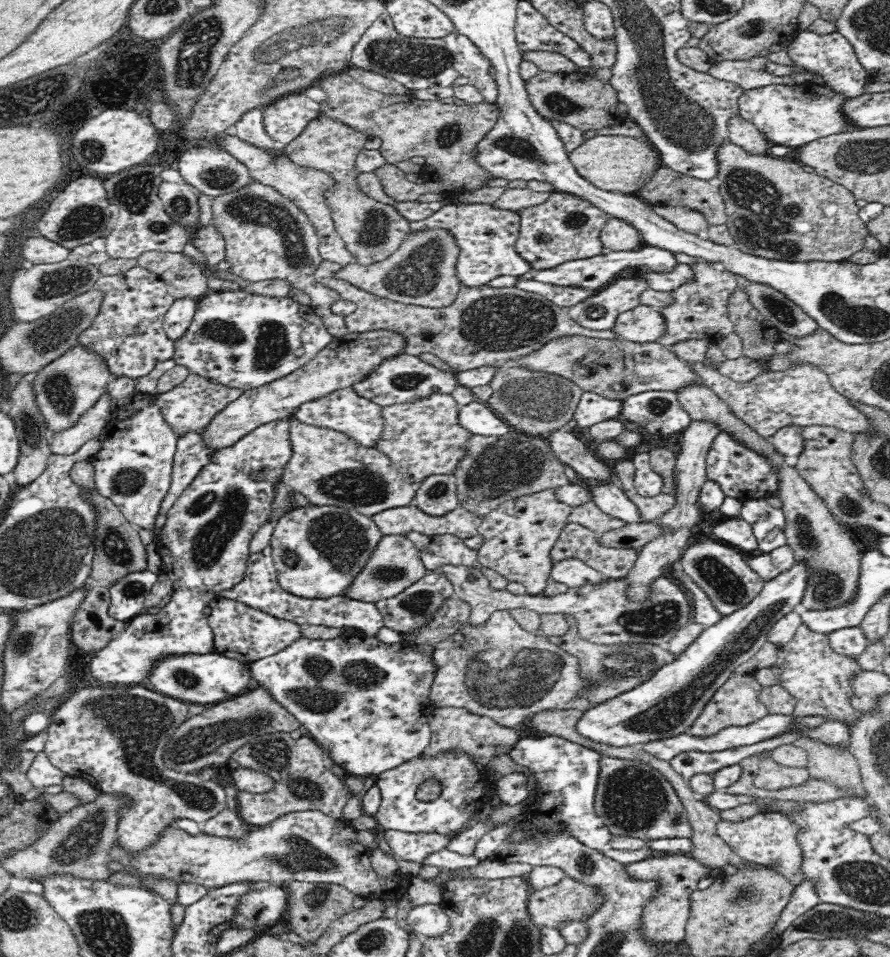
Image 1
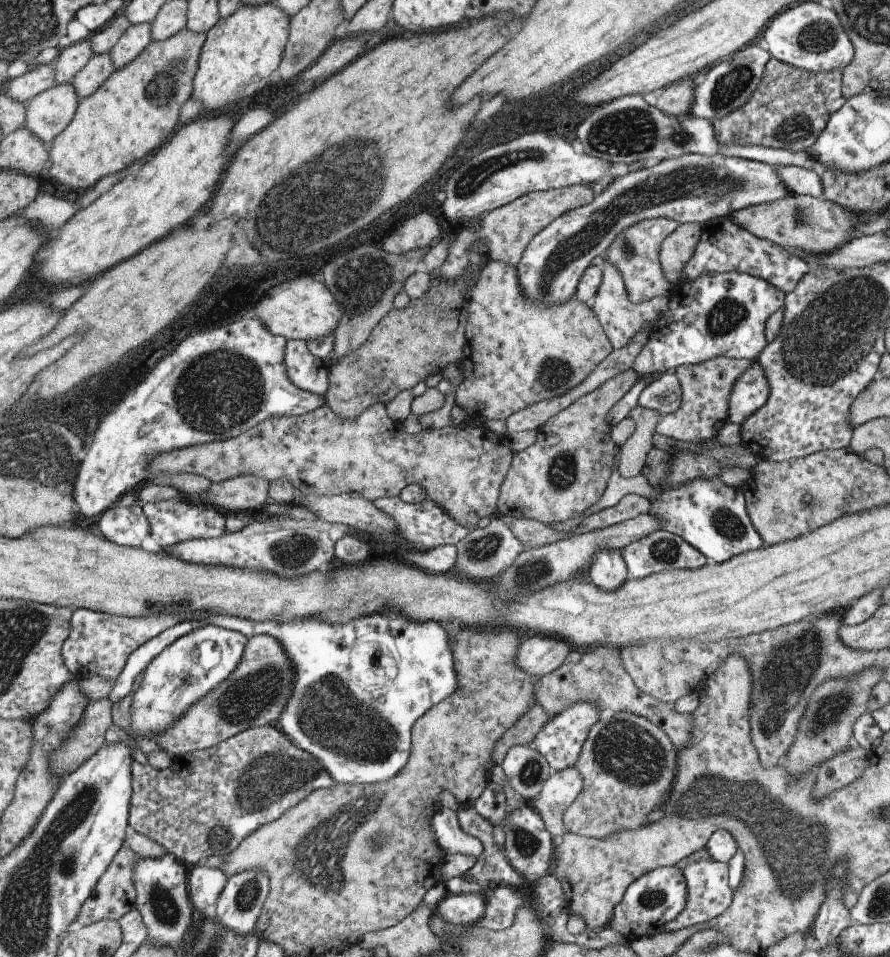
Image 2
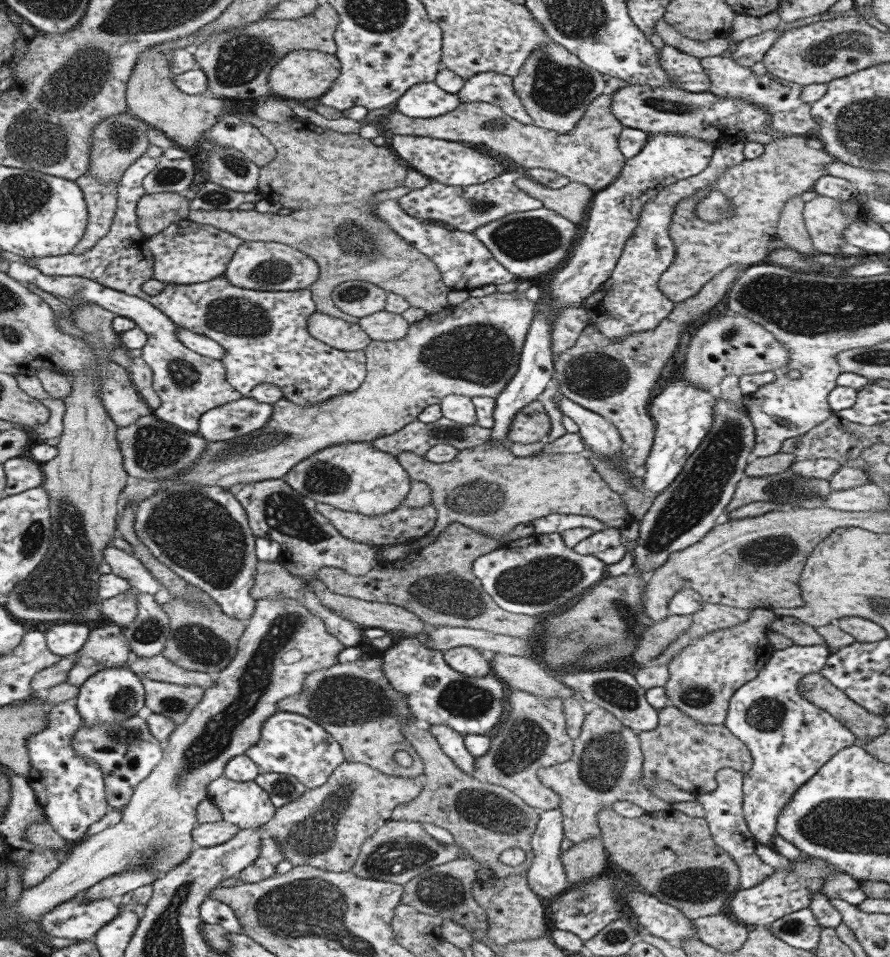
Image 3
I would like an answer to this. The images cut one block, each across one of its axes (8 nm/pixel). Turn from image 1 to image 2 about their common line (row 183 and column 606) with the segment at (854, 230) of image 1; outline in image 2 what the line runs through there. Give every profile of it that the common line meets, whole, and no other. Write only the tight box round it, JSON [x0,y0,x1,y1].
[564,712,677,838]

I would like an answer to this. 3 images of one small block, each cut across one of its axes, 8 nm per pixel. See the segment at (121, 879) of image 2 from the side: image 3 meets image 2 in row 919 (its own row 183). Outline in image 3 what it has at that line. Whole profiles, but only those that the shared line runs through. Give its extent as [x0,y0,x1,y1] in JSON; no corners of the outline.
[73,173,118,255]

